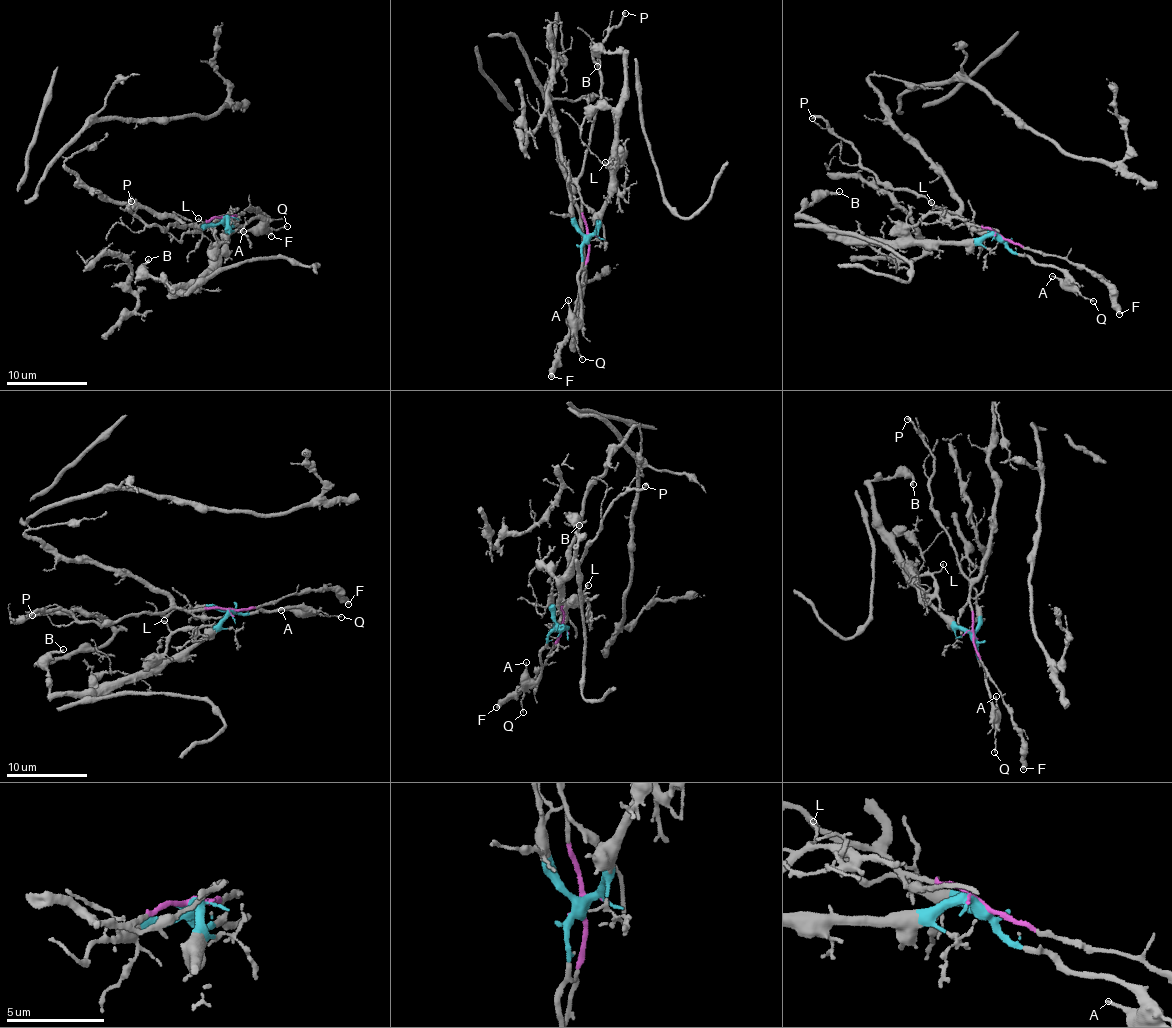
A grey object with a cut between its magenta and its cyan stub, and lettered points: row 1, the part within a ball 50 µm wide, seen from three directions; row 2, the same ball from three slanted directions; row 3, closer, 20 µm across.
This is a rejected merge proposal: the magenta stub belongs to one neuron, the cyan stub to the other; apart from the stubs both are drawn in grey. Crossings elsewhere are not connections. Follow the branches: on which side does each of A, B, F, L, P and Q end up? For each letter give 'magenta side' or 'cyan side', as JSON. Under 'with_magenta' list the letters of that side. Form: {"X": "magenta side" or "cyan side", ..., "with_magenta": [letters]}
{"A": "cyan side", "B": "cyan side", "F": "magenta side", "L": "cyan side", "P": "magenta side", "Q": "cyan side", "with_magenta": ["F", "P"]}

